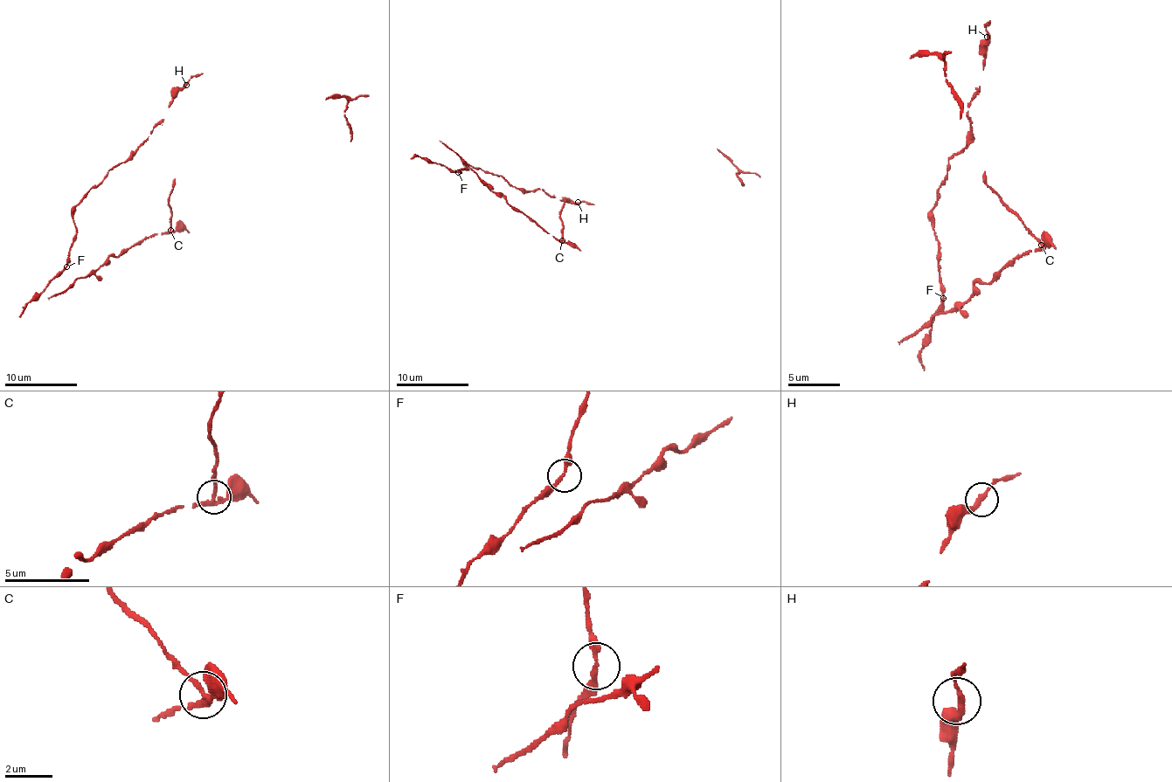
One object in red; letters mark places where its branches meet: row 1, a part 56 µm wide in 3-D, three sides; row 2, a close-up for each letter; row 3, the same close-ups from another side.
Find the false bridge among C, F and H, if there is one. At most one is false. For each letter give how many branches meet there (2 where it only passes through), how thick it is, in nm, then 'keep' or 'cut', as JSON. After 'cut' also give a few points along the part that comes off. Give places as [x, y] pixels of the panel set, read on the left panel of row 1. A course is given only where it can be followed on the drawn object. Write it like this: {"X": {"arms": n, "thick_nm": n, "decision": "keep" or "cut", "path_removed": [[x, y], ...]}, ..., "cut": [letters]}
{"C": {"arms": 3, "thick_nm": 190, "decision": "cut", "path_removed": [[169, 231], [171, 212], [168, 197], [175, 178]]}, "F": {"arms": 2, "thick_nm": 200, "decision": "keep"}, "H": {"arms": 2, "thick_nm": 260, "decision": "keep"}, "cut": ["C"]}

